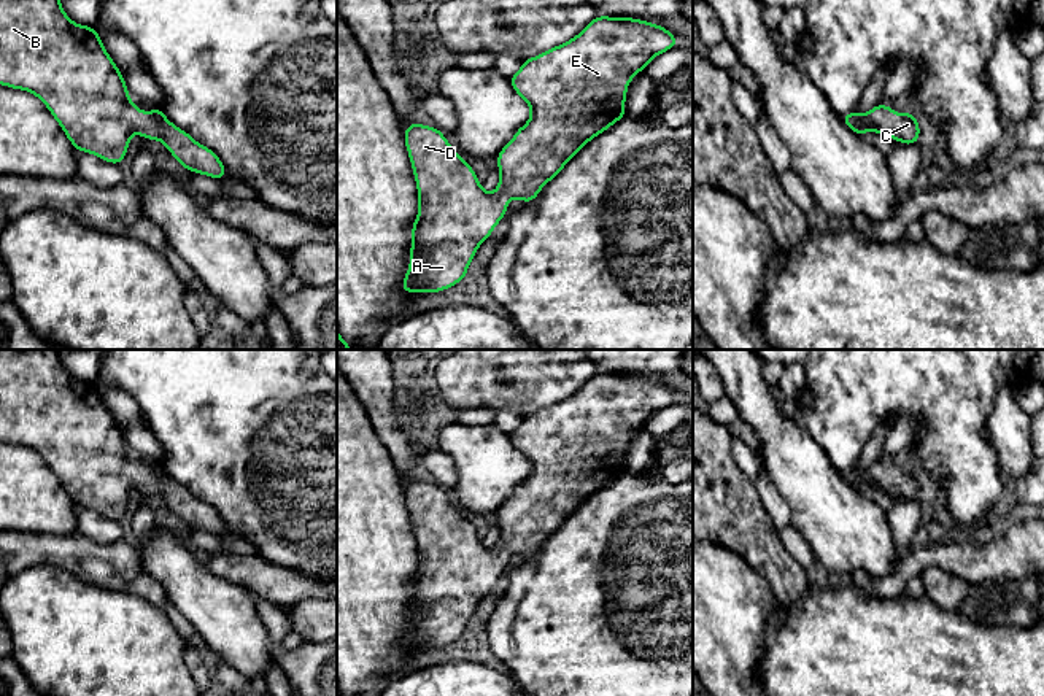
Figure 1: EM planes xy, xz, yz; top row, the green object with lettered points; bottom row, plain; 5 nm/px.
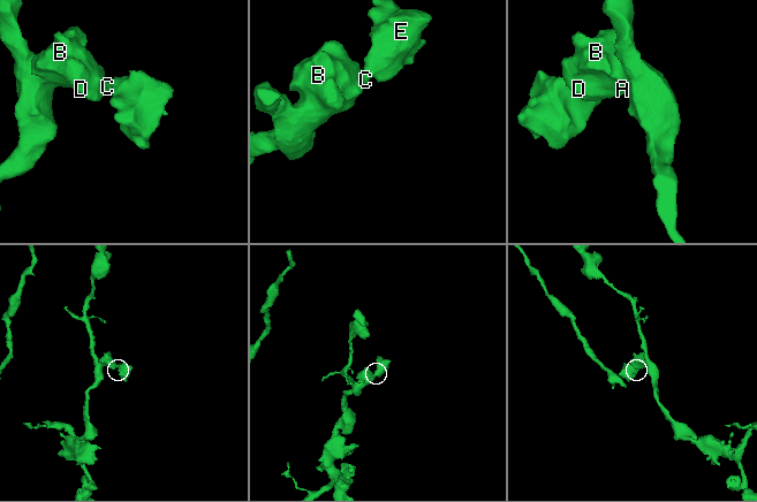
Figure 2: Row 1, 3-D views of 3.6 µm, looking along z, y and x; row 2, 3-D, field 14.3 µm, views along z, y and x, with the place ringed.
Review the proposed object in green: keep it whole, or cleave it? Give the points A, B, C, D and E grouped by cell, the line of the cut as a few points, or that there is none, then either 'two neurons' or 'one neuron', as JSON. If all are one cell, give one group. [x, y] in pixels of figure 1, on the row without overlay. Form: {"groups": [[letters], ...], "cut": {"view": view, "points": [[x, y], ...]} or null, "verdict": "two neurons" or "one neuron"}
{"groups": [["A", "B", "C", "D", "E"]], "cut": null, "verdict": "one neuron"}

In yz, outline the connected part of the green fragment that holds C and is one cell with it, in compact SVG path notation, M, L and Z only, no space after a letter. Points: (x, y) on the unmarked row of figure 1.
M885 459L876 461L866 470L860 470L858 467L841 470L841 475L860 493L864 488L874 486L903 501L917 501L920 494L918 474L909 467L895 469L891 462Z

